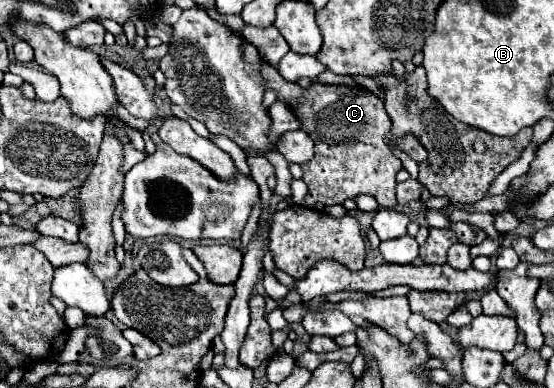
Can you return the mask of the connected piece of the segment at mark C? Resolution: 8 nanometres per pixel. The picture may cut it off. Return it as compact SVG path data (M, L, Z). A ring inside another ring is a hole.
M265 65L263 75L267 89L277 91L277 99L285 101L295 115L303 121L303 131L315 141L315 157L303 165L303 181L309 187L305 205L313 207L317 201L323 205L341 205L359 193L367 193L377 199L381 207L395 207L395 175L401 169L401 161L391 153L385 137L395 139L397 147L409 153L417 163L425 161L427 151L421 149L419 141L411 135L393 137L391 119L385 113L383 101L369 93L367 89L349 89L313 83L309 89L299 87L281 79L275 67Z

